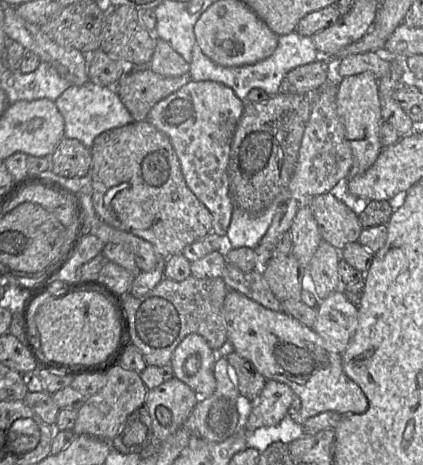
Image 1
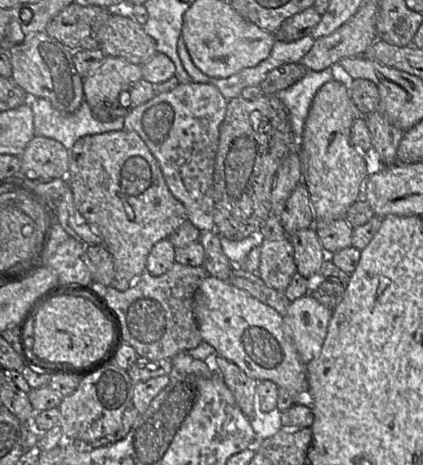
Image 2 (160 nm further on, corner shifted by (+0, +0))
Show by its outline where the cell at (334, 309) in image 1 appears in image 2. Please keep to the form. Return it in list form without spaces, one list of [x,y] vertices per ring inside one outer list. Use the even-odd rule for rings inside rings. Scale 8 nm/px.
[[[307,294],[291,301],[283,315],[289,335],[305,365],[320,354],[332,312]]]

